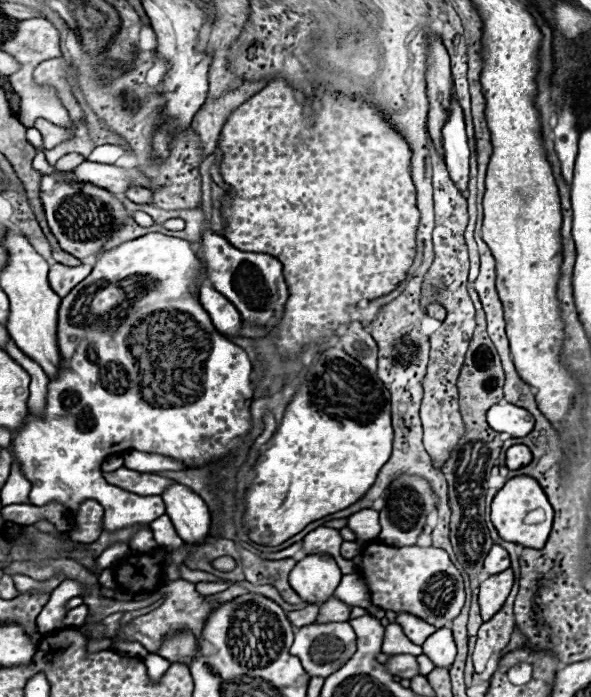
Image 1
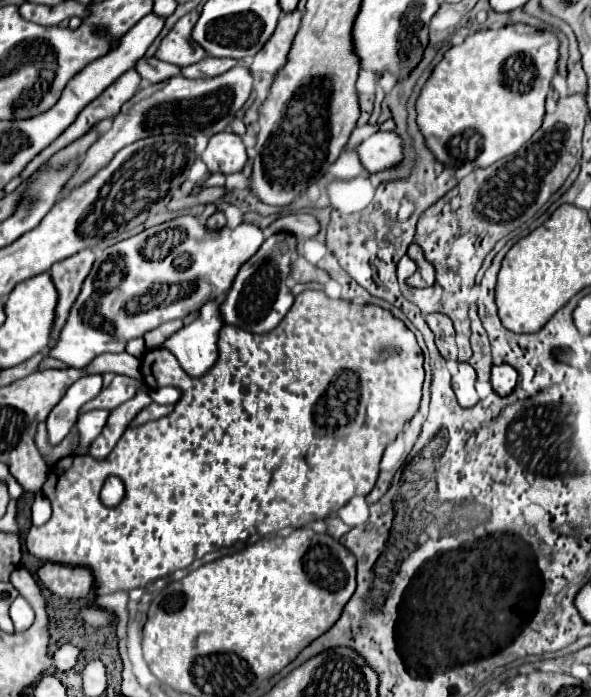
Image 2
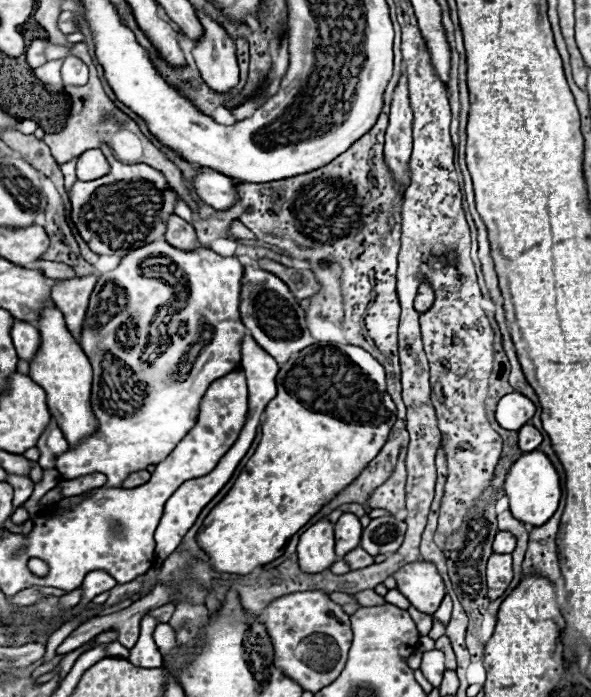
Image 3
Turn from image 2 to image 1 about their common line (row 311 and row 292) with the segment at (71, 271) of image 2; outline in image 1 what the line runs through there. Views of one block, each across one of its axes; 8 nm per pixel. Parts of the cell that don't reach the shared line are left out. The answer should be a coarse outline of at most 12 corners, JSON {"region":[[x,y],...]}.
{"region":[[88,264],[50,266],[50,286],[64,298],[92,272]]}

